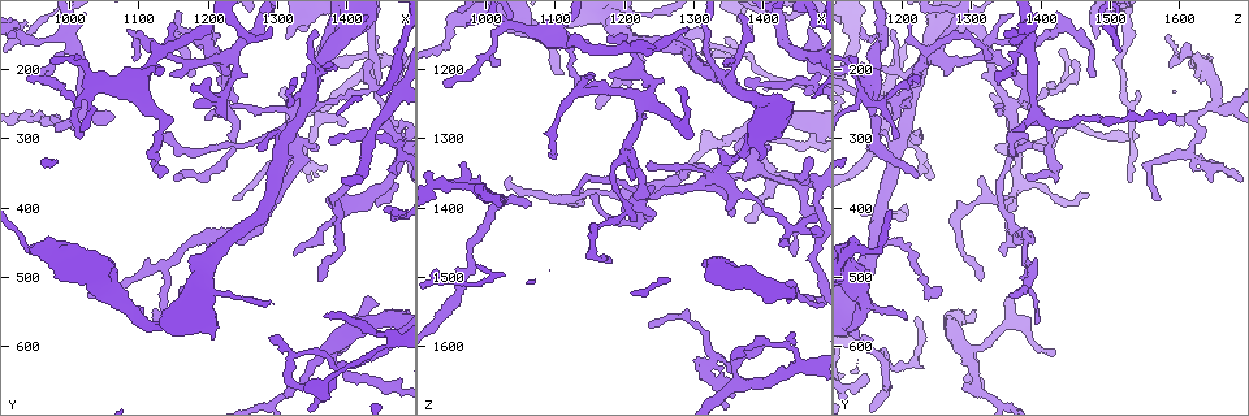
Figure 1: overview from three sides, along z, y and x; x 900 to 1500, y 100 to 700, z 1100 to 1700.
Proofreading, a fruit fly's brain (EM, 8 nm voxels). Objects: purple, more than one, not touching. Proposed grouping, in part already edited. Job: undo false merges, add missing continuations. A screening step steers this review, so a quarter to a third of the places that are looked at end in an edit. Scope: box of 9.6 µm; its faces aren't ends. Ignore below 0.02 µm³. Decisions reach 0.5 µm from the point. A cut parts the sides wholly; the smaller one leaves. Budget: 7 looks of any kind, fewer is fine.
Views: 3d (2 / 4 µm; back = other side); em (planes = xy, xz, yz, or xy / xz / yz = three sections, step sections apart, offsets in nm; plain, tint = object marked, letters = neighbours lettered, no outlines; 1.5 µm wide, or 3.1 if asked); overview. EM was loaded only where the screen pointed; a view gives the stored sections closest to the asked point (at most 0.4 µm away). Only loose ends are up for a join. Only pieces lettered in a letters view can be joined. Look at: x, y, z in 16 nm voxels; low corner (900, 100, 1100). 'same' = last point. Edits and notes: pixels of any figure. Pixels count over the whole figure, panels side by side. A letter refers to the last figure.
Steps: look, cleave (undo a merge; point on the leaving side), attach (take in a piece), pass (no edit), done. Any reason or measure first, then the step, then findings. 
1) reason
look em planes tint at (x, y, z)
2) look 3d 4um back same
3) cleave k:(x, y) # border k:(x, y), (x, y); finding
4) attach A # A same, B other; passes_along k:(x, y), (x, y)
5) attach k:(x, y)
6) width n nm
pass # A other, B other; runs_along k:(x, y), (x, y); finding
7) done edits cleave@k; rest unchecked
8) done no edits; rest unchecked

abrupt turn
look em xy step 4 tint at (1135, 270, 1155)

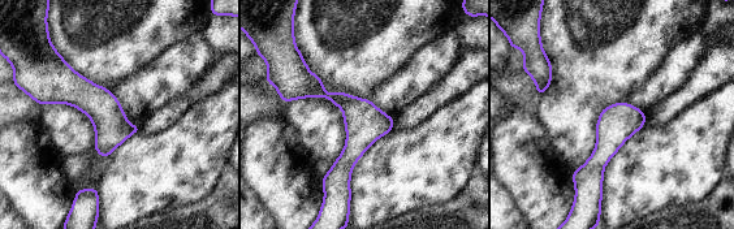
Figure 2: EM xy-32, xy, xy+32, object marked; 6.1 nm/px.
look em xz step 8 letters same

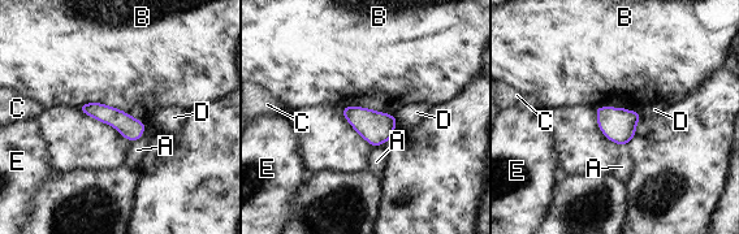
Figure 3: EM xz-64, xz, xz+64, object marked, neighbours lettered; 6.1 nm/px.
pass # A other, B other, C other, D other, E other; runs_along 3:(85, 108), (113, 116), (139, 131); continuous, no second neuron

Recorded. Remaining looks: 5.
tapers out
look em planes tint at (1135, 570, 1390)

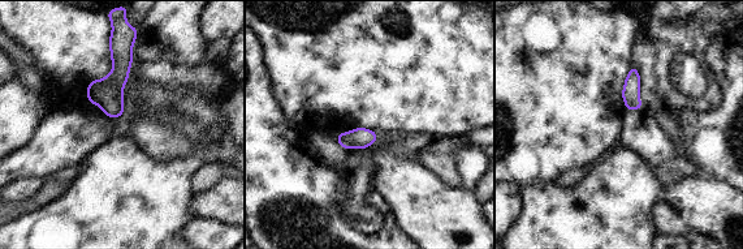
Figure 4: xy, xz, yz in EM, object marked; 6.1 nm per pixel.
look em planes letters same

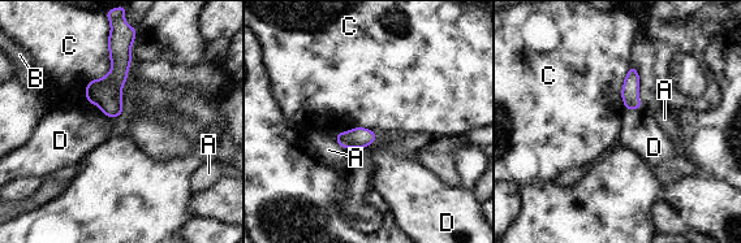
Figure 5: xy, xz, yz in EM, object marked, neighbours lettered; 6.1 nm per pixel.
longest_contact C 500 nm
pass # A other, B other, C other, D other; border 5:(110, 35), (106, 116); none of them fits

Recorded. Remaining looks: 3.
three-way junction
look 3d 2um at (1470, 300, 1535)

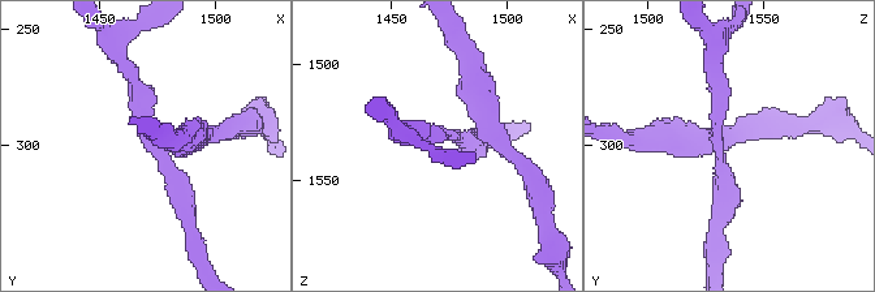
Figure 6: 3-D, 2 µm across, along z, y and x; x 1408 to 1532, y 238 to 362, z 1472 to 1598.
arms 3; shape alone is not enough
look em planes letters at (1472, 297, 1530)

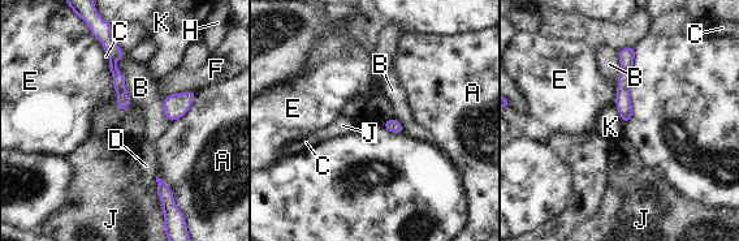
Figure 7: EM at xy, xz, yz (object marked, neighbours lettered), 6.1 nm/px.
width 80 nm; longest_contact B 300 nm
pass # A other, B other, C other, D other, E other, F other, H other, J other, K other; one neuron here

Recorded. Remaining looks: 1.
done no edits; rest unchecked

